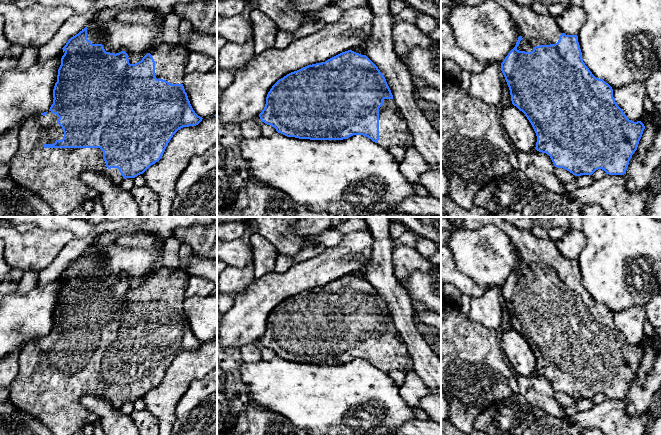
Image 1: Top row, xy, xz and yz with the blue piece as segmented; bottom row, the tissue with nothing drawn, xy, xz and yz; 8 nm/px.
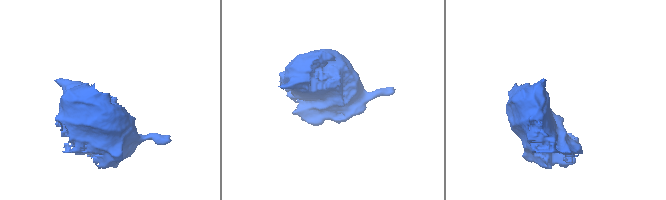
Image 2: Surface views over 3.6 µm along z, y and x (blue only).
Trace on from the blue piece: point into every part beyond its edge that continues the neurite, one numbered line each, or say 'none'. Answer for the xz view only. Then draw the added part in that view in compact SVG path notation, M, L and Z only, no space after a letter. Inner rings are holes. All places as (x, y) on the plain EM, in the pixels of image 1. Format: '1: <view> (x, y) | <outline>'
1: xz (393, 353) | M384 323L379 332L378 368L386 374L392 370L404 373L413 370L413 363L407 348L394 323Z

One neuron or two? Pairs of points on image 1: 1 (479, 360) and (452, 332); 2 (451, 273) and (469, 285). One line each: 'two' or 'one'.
1: one
2: one

